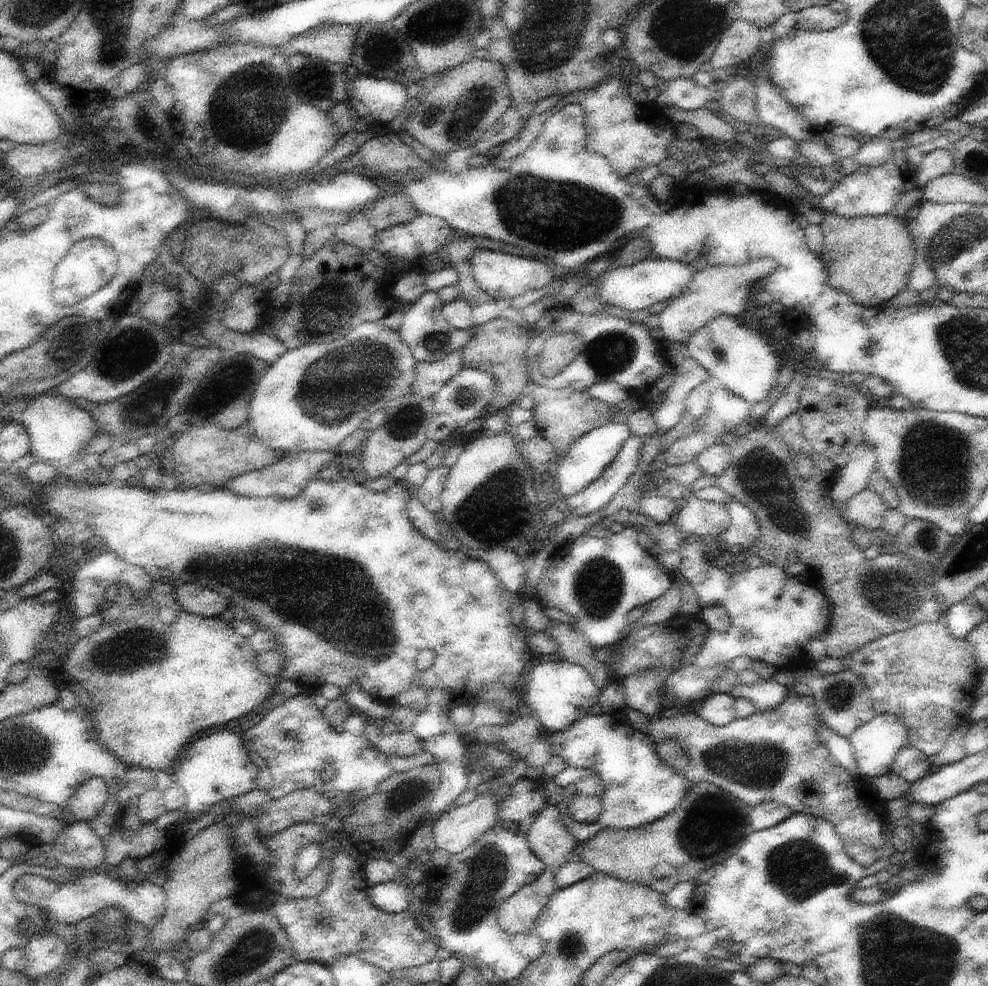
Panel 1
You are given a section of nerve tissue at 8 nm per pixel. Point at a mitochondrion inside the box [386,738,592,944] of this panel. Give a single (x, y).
(487, 872)

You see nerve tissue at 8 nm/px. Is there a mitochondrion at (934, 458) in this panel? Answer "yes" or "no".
yes

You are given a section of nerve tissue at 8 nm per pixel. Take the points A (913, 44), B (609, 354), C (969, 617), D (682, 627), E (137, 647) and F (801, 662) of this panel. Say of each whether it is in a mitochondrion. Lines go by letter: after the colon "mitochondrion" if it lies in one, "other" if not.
A: mitochondrion
B: mitochondrion
C: other
D: other
E: mitochondrion
F: other

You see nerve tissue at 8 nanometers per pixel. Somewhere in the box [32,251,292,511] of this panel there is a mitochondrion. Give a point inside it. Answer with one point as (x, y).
(148, 405)

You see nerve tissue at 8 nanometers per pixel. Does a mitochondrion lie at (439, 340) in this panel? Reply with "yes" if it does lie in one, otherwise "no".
yes

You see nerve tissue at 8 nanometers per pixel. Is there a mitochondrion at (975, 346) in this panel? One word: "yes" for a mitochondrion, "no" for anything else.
yes

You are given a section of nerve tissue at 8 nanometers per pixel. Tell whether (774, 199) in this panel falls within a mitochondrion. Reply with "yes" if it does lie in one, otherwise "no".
no

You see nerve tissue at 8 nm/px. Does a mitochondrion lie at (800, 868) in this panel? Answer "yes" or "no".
yes

